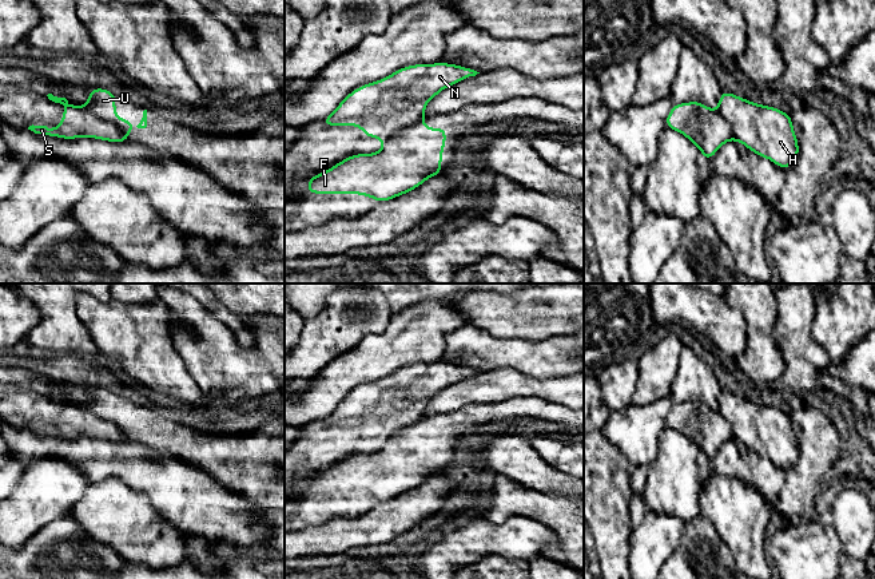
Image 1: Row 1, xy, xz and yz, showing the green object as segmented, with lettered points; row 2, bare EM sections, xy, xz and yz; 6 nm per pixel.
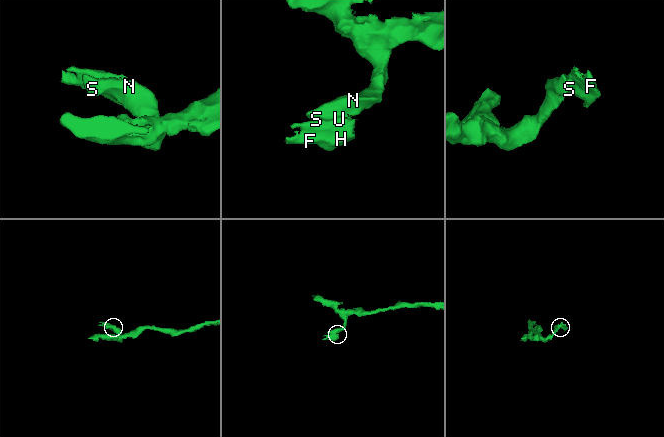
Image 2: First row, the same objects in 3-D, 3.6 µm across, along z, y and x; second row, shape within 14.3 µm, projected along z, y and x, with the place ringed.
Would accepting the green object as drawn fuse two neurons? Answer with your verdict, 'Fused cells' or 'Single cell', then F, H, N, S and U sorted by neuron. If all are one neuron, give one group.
Fused cells. Groups: F H U / N S

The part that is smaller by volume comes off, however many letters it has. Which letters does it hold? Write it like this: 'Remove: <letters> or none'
Remove: F, H, U

